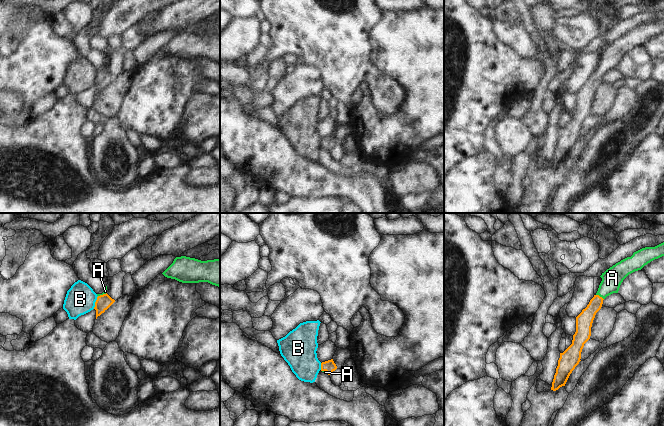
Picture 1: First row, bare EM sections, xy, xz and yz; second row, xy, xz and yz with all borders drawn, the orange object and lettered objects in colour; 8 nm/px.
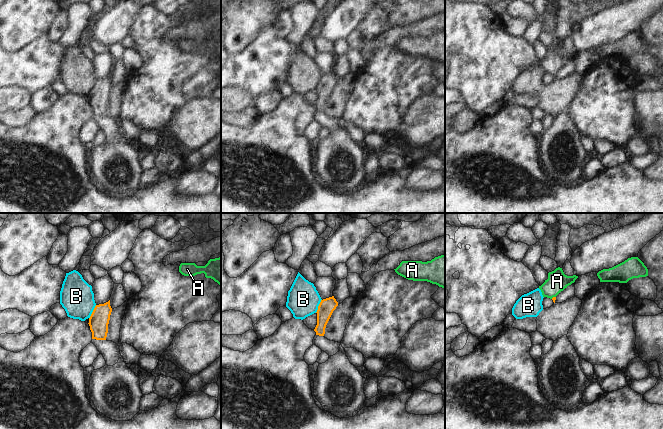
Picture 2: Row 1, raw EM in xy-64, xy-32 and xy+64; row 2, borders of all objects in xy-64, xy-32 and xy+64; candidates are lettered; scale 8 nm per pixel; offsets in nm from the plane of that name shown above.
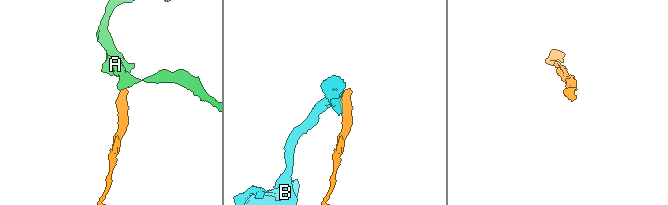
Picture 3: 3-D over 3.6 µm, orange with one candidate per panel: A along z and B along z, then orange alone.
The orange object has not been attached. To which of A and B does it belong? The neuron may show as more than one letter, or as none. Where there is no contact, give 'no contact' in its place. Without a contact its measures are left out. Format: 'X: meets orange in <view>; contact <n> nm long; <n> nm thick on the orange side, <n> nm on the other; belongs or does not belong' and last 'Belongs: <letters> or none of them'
A: meets orange in yz; contact 80 nm long; 140 nm thick on the orange side, 160 nm on the other; belongs
B: meets orange in xy; contact 110 nm long; 120 nm thick on the orange side, 240 nm on the other; does not belong
Belongs: A

